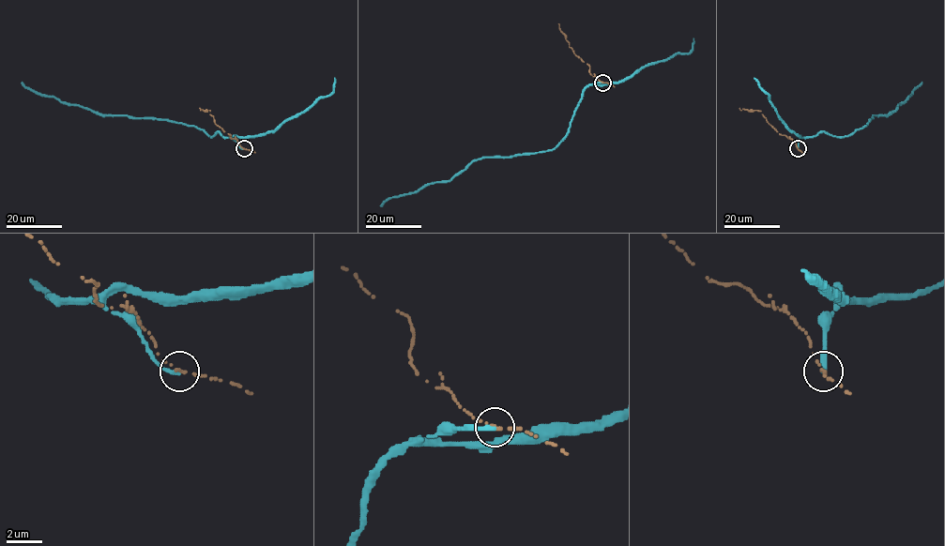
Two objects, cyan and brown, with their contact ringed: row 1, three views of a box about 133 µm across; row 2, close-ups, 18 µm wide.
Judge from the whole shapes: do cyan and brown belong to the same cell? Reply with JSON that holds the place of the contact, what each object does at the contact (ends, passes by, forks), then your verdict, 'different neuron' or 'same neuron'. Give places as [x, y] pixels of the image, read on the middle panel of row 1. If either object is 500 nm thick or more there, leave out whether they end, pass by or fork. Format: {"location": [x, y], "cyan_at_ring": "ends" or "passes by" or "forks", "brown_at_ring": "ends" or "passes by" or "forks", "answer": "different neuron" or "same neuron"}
{"location": [602, 83], "cyan_at_ring": "ends", "brown_at_ring": "passes by", "answer": "different neuron"}

